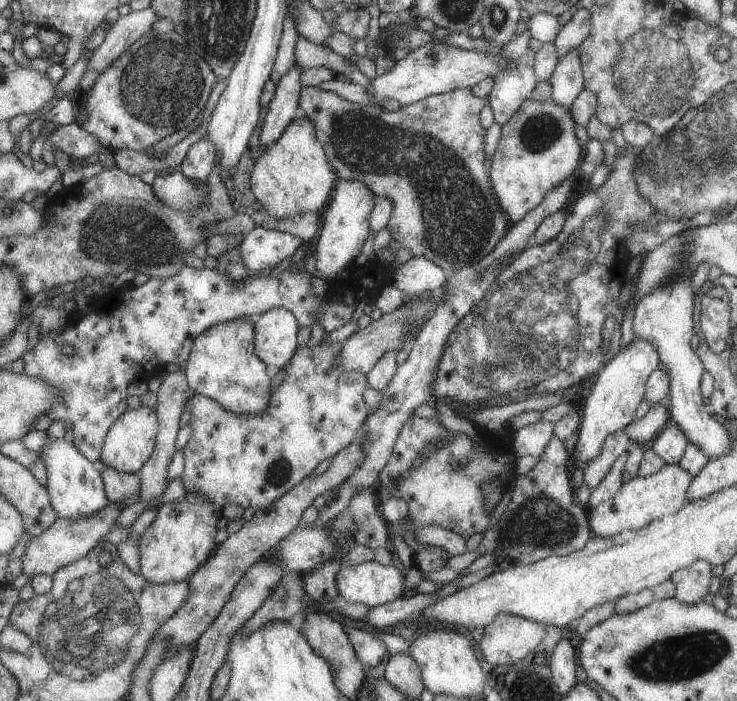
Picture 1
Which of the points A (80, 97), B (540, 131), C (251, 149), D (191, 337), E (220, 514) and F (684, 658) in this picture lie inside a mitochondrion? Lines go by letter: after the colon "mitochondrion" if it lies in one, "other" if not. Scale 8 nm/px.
A: other
B: mitochondrion
C: other
D: other
E: other
F: mitochondrion

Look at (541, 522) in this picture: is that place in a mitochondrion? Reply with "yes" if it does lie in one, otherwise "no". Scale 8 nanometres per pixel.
yes

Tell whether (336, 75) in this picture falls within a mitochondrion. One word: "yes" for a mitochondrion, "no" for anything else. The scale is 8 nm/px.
no

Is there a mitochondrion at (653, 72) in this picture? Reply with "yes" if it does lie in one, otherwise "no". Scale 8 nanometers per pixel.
yes

